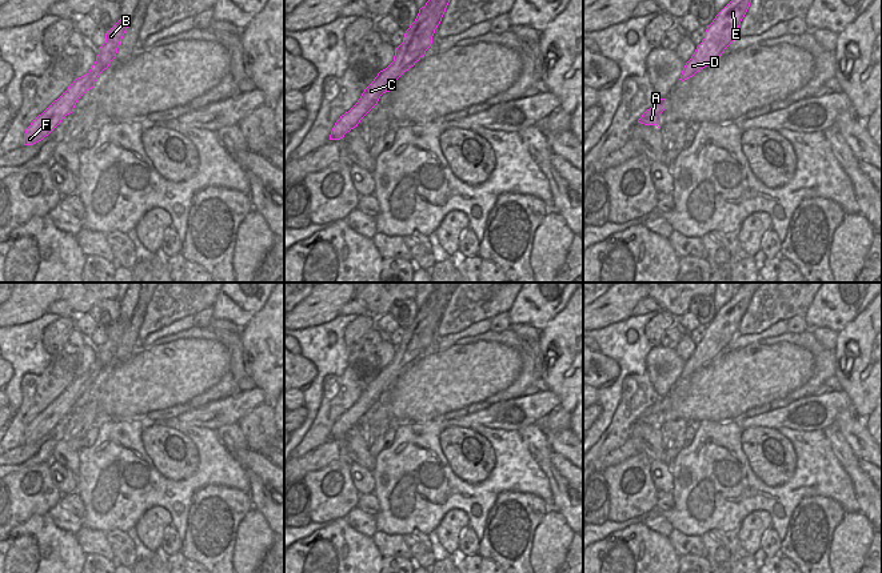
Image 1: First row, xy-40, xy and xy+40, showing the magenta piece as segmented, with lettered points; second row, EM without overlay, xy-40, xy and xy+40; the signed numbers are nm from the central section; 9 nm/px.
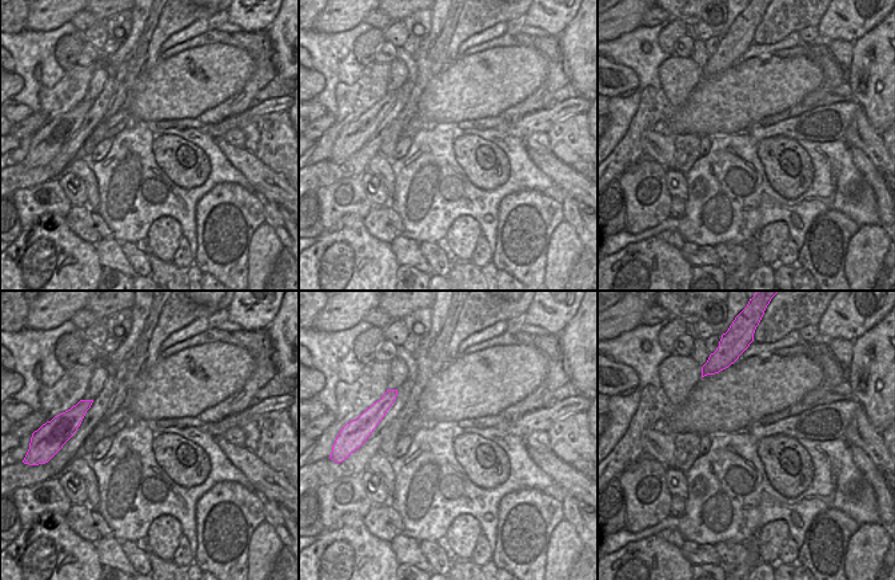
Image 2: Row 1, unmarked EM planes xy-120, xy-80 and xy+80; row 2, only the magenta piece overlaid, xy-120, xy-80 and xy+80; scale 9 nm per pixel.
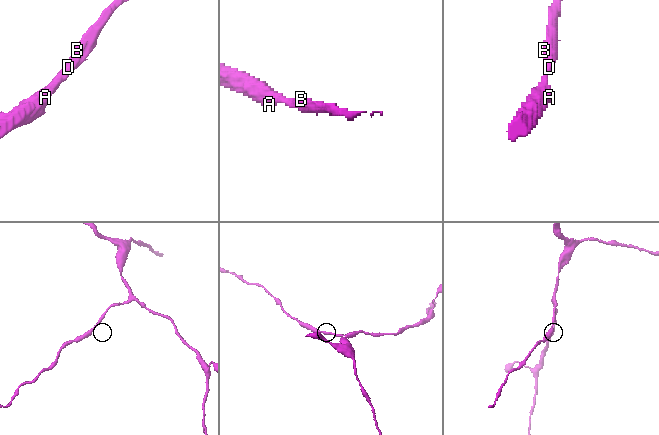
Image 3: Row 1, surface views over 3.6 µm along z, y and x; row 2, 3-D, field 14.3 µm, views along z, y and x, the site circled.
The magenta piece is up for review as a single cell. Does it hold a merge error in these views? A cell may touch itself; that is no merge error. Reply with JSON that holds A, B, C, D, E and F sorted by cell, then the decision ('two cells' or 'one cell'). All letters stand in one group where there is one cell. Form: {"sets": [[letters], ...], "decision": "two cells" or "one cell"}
{"sets": [["A", "B", "C", "D", "E", "F"]], "decision": "one cell"}

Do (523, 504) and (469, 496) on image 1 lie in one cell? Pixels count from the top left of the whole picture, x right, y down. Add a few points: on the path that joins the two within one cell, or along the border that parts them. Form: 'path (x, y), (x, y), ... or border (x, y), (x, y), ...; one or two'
border (526, 492), (502, 492), (490, 509), (483, 529); two

